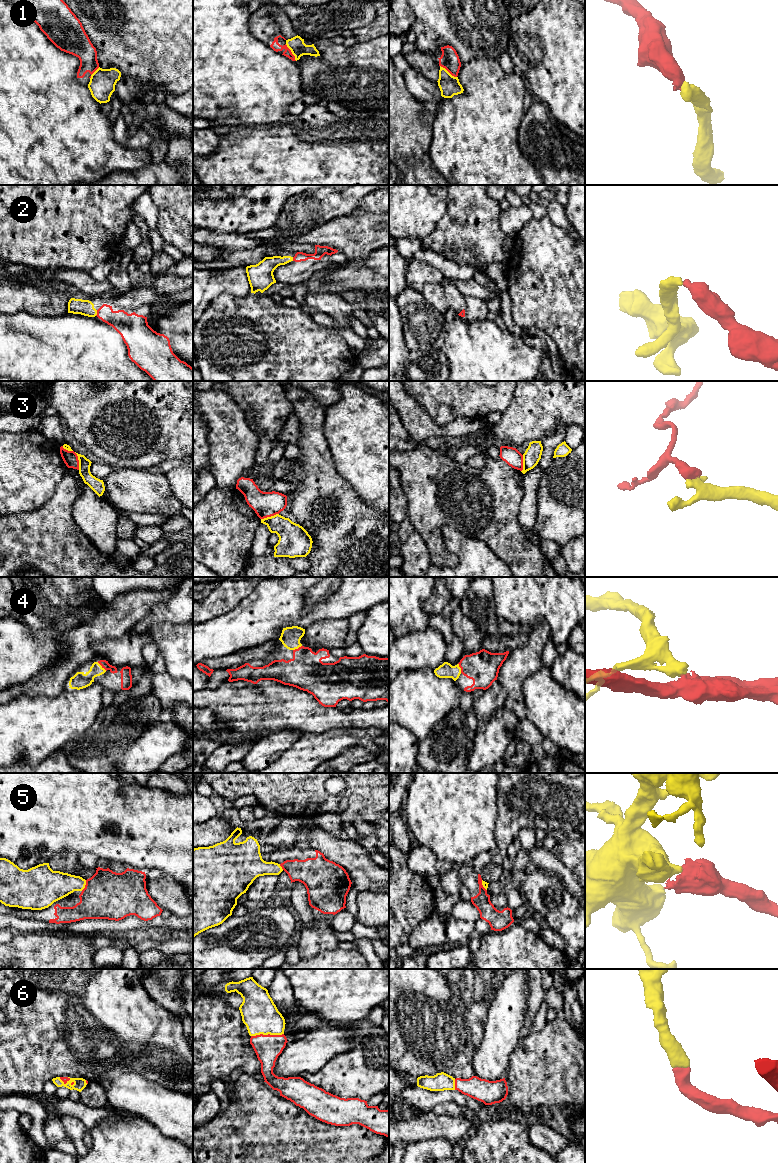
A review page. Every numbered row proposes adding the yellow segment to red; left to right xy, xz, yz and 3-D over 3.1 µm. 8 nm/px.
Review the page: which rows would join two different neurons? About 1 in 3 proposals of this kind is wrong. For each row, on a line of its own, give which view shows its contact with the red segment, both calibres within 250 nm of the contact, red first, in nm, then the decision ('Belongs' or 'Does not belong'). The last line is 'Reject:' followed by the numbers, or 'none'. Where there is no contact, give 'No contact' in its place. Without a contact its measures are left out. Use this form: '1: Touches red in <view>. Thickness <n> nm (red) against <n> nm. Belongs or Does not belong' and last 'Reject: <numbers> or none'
1: Touches red in xz. Thickness 70 nm (red) against 130 nm. Does not belong
2: Touches red in xy. Thickness 180 nm (red) against 130 nm. Does not belong
3: Touches red in xy. Thickness 120 nm (red) against 110 nm. Does not belong
4: Touches red in xy. Thickness 60 nm (red) against 130 nm. Belongs
5: Touches red in xy. Thickness 380 nm (red) against 240 nm. Does not belong
6: Touches red in xz. Thickness 200 nm (red) against 280 nm. Belongs
Reject: 1, 2, 3, 5

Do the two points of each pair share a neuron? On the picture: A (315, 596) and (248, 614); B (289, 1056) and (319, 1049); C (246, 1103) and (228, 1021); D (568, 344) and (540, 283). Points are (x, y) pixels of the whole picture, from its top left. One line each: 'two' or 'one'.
A: two
B: one
C: two
D: one

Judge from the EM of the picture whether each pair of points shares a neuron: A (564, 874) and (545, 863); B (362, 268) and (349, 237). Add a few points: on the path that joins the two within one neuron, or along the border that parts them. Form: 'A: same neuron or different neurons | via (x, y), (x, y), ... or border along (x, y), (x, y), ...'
A: same neuron | via (559, 869), (550, 863)
B: different neurons | border along (349, 258), (355, 259)

